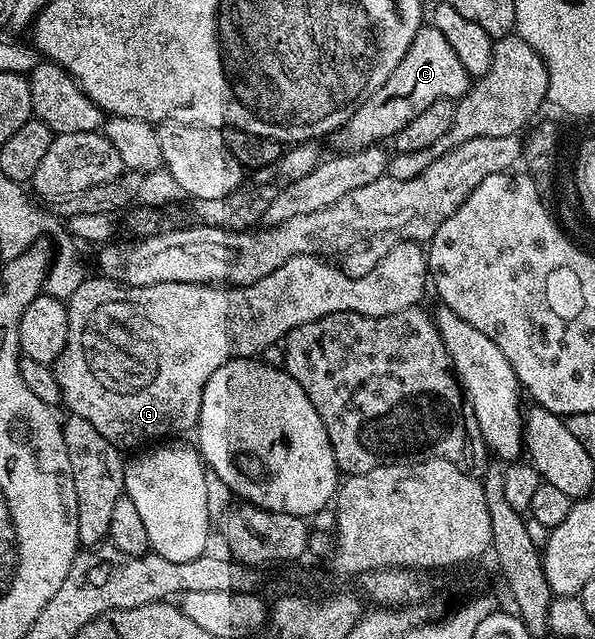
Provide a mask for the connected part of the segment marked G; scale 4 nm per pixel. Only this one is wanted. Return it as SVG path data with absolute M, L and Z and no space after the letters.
M403 241L394 244L385 252L386 256L375 265L371 271L363 273L359 279L353 279L345 275L338 267L329 267L329 262L313 255L297 255L284 265L280 265L268 277L260 277L247 287L232 287L229 285L215 285L212 283L153 283L143 287L127 287L119 285L114 279L105 277L87 277L82 282L80 289L72 293L72 297L66 303L68 309L68 341L66 348L60 353L60 357L53 363L54 379L58 383L58 391L62 395L62 403L65 410L72 415L84 417L84 421L92 421L92 426L108 437L110 443L115 443L120 449L126 447L138 447L149 444L151 441L162 441L167 437L182 437L185 431L193 432L198 425L200 417L200 401L204 397L204 385L220 365L224 365L229 359L248 359L261 356L261 351L266 351L274 342L285 340L289 331L300 325L308 325L308 321L316 321L320 317L328 317L337 311L351 311L368 317L388 317L392 313L400 313L400 309L419 306L423 301L422 294L428 291L428 255L423 244L418 241Z

